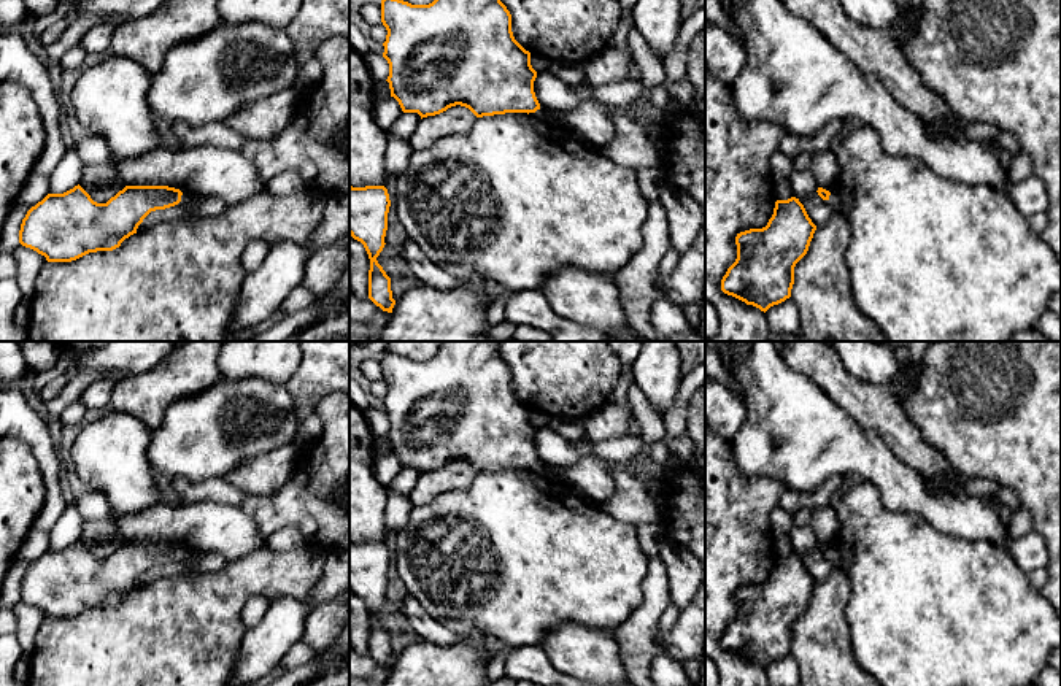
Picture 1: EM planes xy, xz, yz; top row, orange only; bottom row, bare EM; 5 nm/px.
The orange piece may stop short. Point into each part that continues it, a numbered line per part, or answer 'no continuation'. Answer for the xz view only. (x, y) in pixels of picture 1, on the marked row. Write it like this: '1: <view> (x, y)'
1: xz (545, 115)

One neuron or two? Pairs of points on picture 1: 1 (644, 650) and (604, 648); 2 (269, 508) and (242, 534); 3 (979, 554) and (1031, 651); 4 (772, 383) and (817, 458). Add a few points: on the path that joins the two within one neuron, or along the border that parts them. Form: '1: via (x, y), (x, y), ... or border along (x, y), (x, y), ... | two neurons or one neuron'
1: border along (610, 631), (618, 648), (618, 659), (625, 669) | two neurons
2: border along (221, 504), (245, 512), (264, 539) | two neurons
3: via (979, 578), (979, 599), (1007, 628) | one neuron
4: via (779, 402), (787, 413), (791, 431), (799, 439) | one neuron

